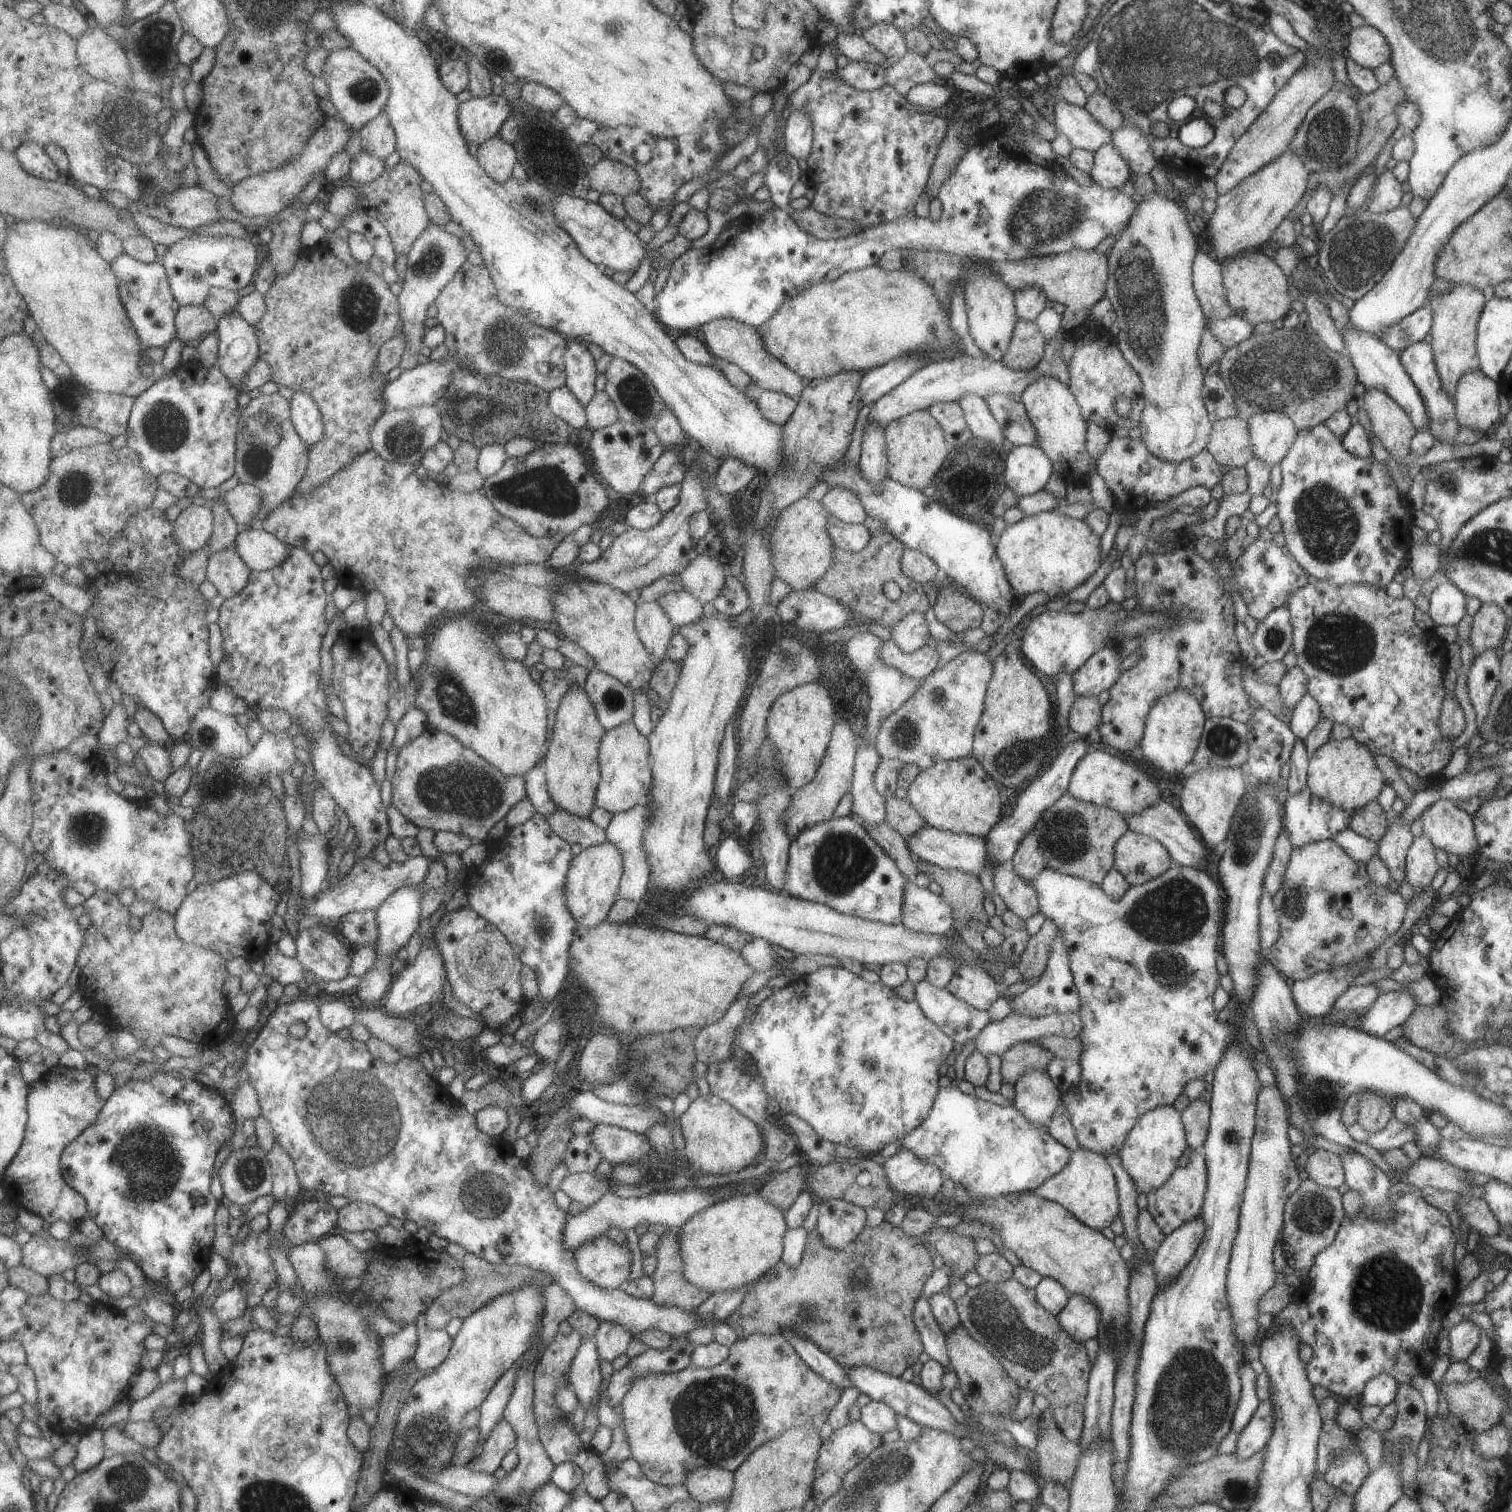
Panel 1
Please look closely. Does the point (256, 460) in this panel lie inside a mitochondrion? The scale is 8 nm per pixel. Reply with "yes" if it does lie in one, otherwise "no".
yes

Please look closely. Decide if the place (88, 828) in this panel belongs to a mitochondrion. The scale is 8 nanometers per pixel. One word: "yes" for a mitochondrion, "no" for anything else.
yes

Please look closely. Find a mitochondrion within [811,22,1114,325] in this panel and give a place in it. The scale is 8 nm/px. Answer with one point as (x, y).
(1051, 214)

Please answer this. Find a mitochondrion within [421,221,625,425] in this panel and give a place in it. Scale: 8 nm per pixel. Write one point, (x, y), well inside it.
(507, 344)

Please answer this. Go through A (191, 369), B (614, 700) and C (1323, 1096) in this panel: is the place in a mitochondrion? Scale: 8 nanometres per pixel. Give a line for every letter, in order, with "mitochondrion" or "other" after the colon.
A: other
B: mitochondrion
C: mitochondrion

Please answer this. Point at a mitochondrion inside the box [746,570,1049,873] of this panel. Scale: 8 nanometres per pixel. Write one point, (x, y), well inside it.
(1015, 758)

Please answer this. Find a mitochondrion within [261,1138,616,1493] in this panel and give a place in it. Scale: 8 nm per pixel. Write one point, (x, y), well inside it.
(429, 1435)

